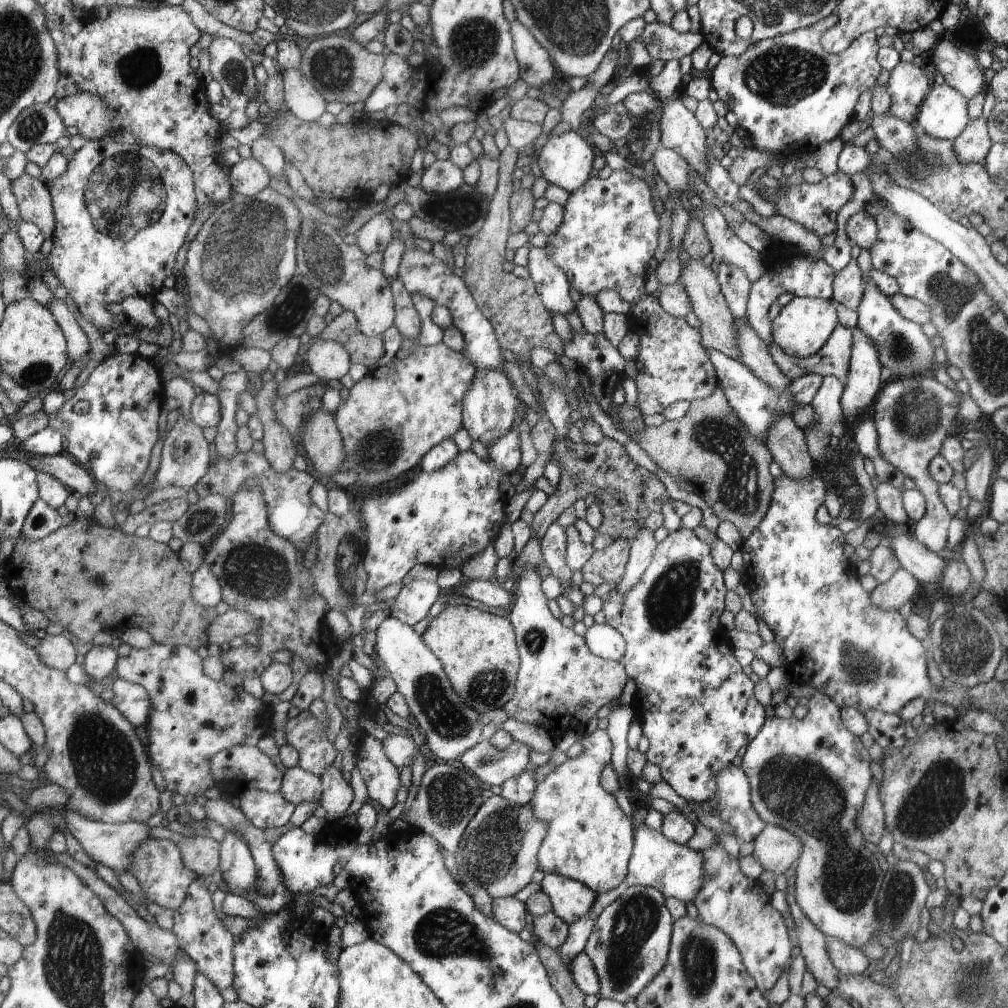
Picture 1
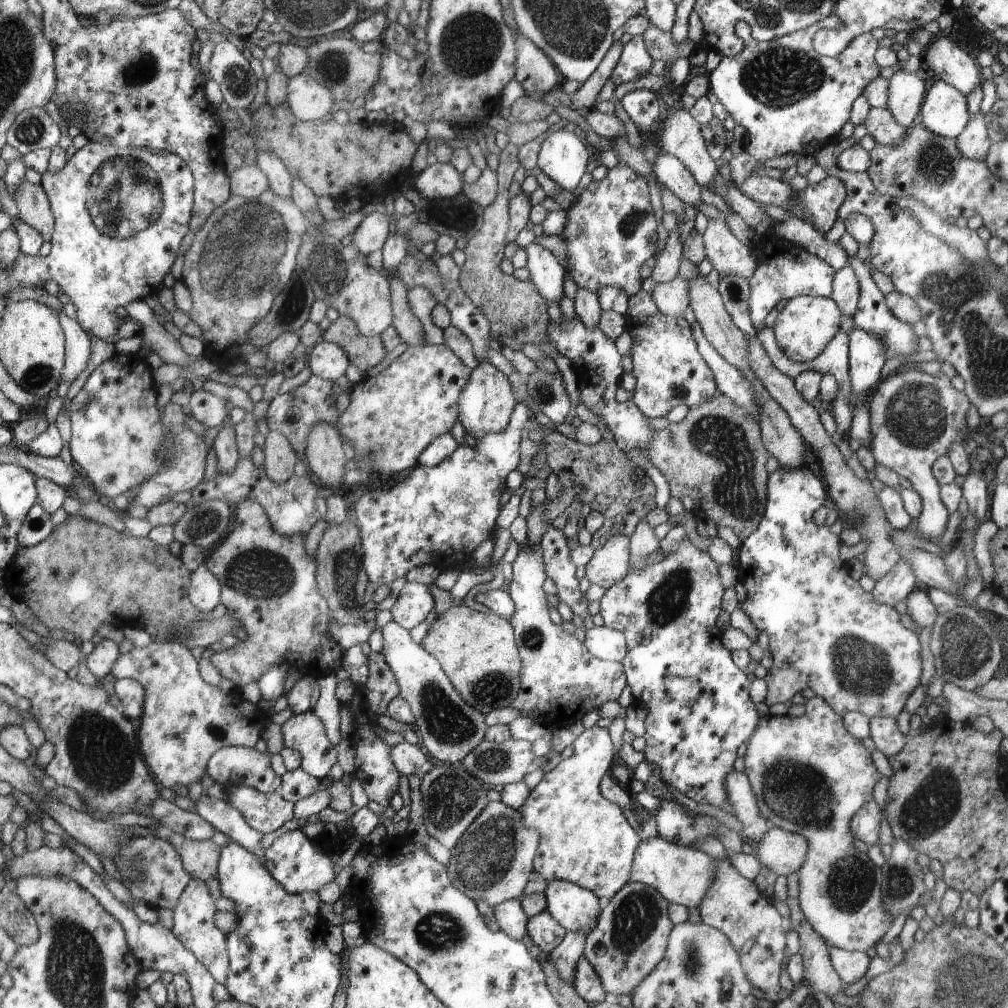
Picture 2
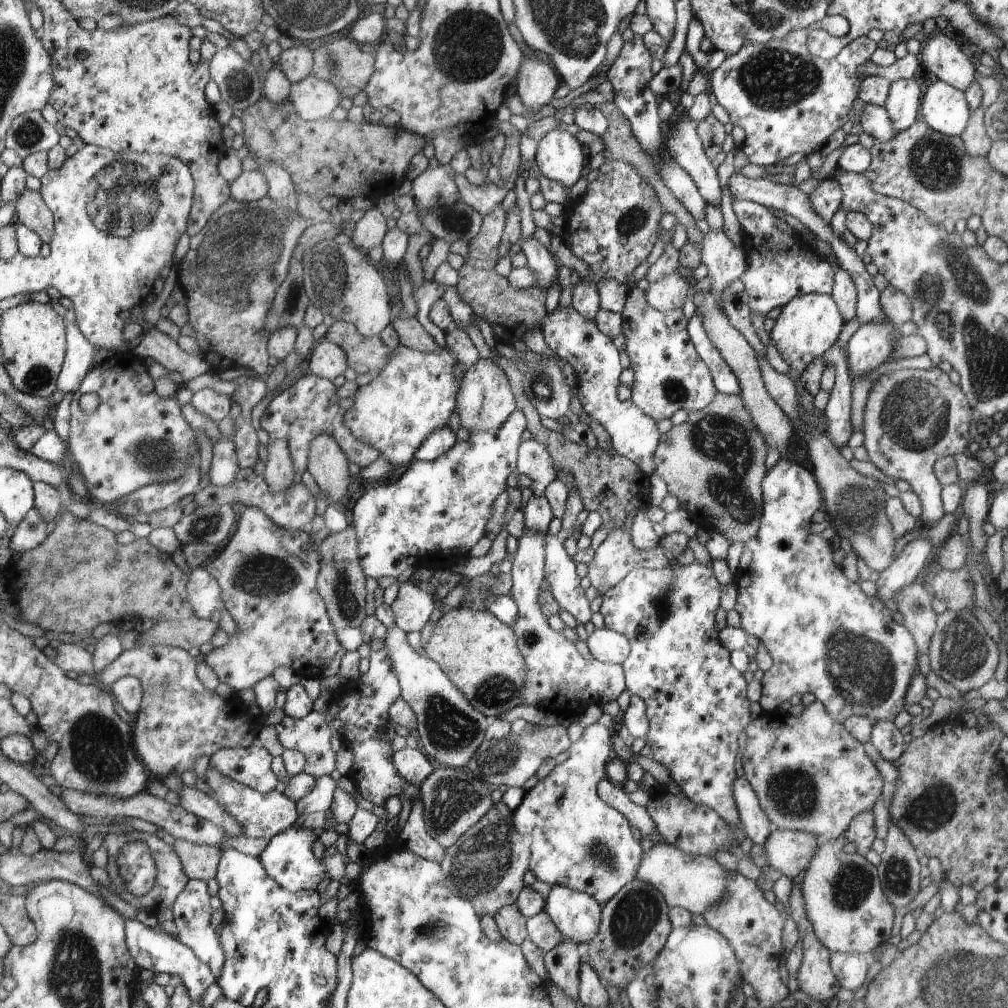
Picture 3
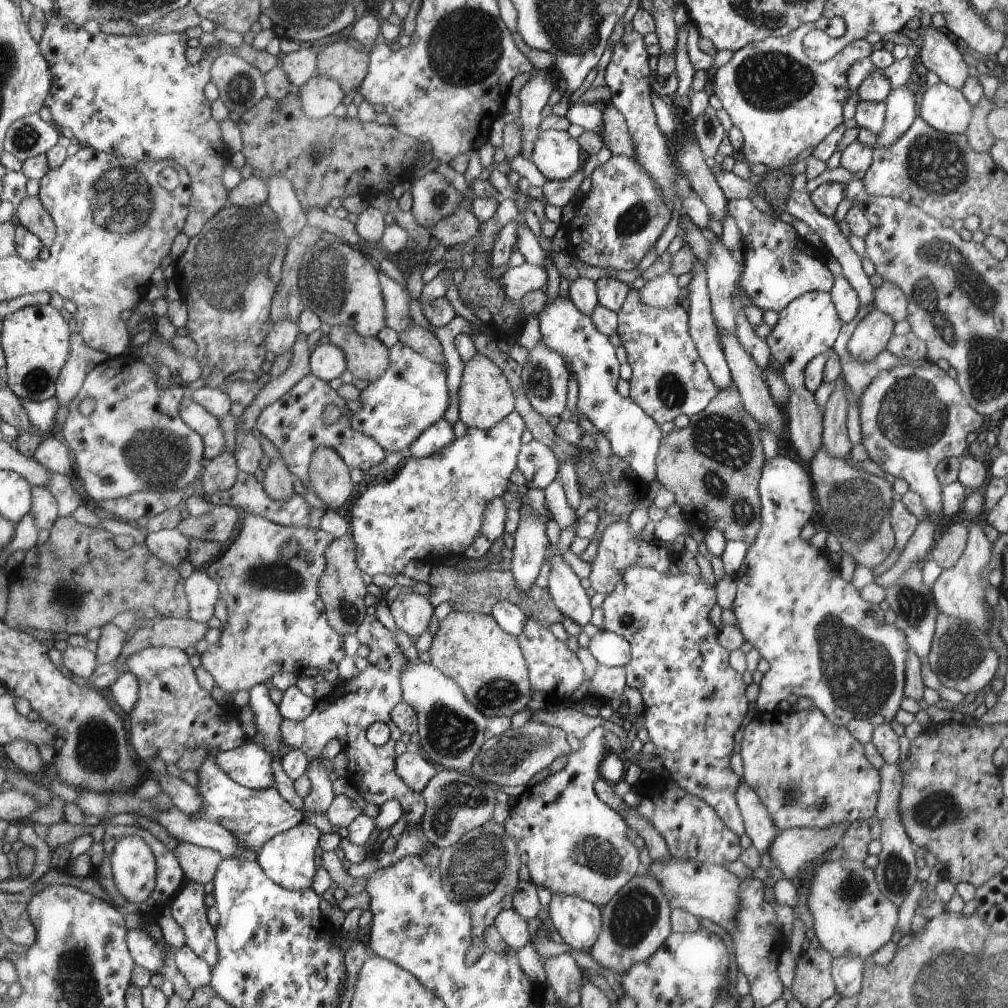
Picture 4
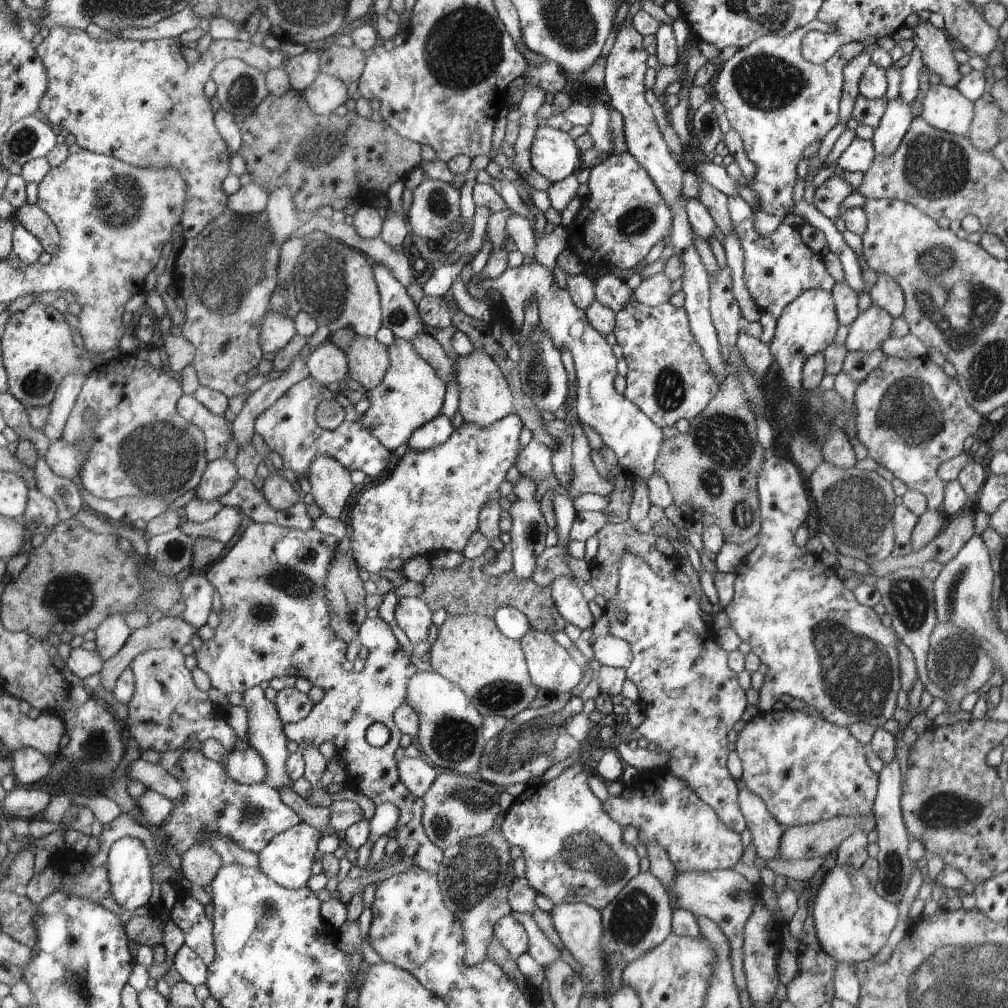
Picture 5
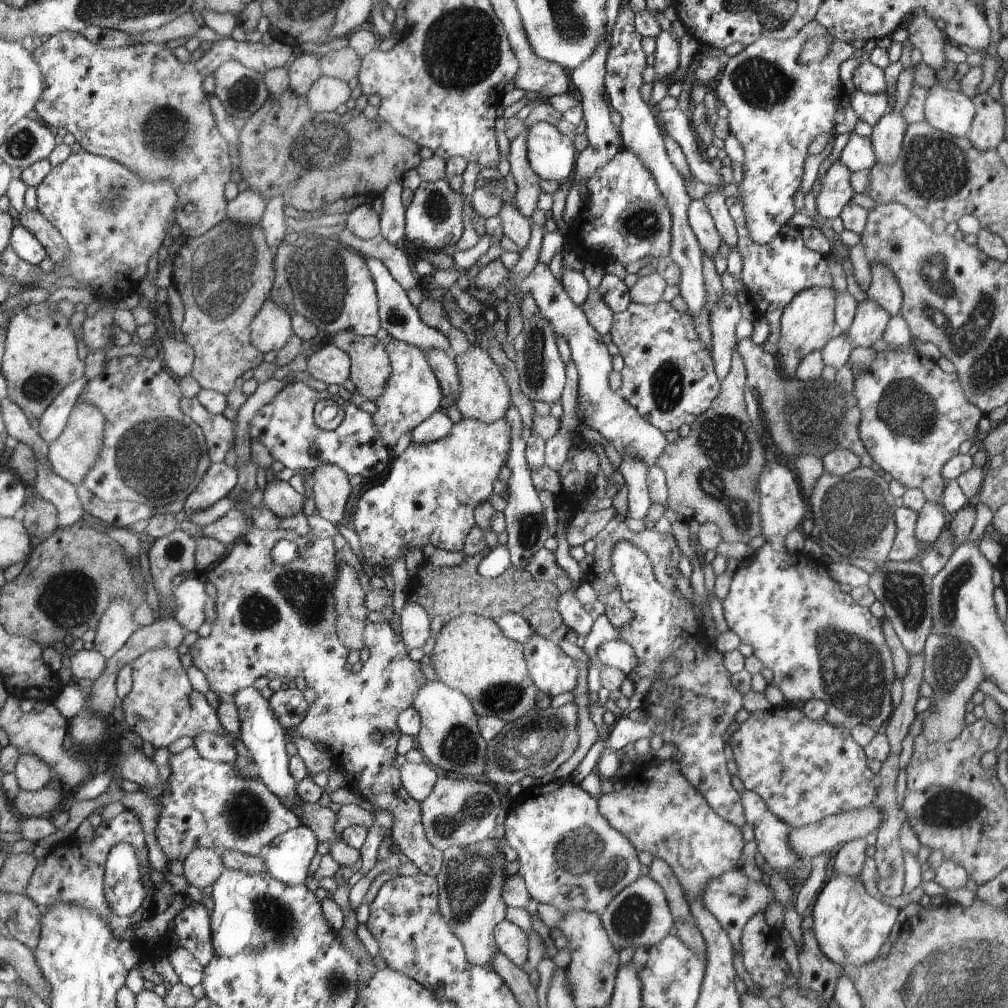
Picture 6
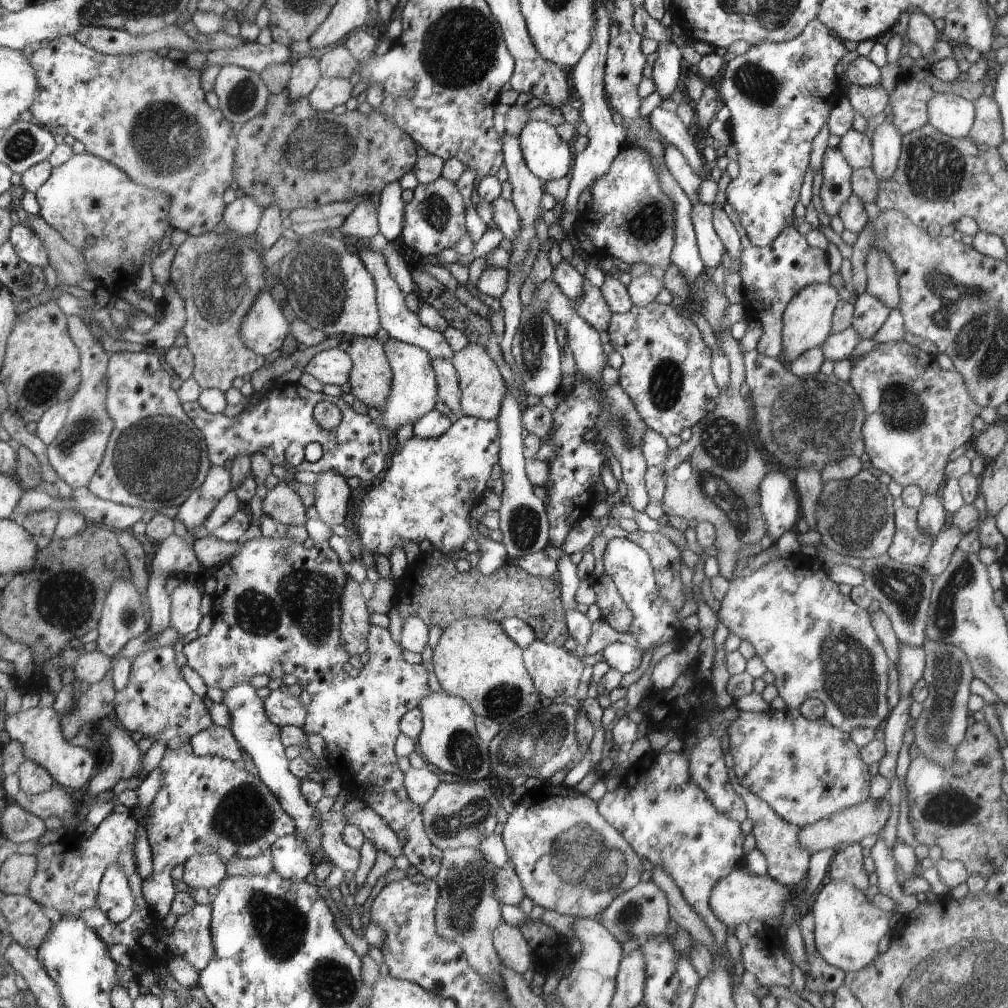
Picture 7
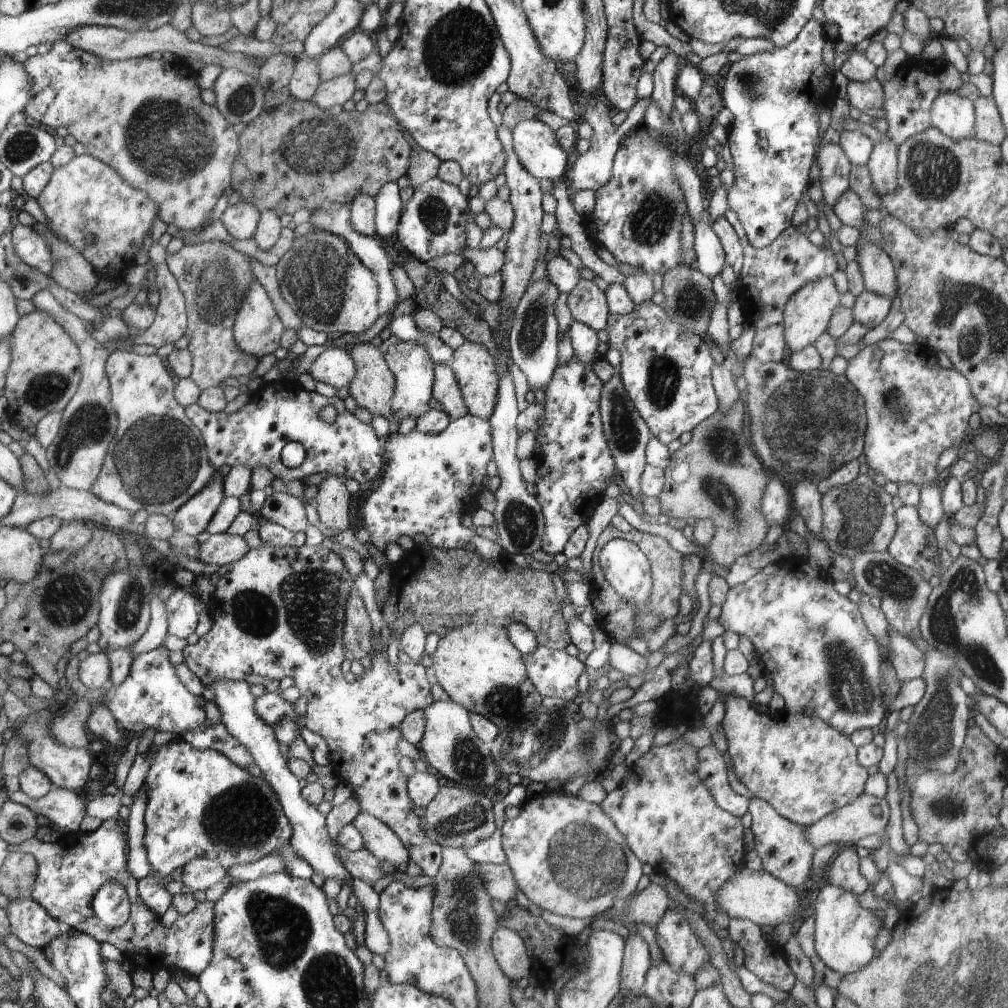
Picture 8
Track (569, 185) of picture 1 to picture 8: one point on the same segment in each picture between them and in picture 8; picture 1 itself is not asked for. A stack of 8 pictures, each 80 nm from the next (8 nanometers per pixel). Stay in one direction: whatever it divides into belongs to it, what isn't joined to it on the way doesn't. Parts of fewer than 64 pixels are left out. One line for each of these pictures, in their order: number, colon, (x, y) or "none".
2: (563, 157)
3: (560, 156)
4: (556, 154)
5: (554, 154)
6: (552, 155)
7: (548, 157)
8: (537, 147)

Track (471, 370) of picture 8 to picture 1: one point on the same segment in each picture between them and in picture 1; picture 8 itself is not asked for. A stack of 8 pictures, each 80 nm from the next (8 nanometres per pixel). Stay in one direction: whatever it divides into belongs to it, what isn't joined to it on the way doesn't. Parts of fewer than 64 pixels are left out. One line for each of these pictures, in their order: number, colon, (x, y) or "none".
1: (489, 409)
2: (488, 399)
3: (485, 399)
4: (486, 396)
5: (485, 396)
6: (485, 394)
7: (483, 389)

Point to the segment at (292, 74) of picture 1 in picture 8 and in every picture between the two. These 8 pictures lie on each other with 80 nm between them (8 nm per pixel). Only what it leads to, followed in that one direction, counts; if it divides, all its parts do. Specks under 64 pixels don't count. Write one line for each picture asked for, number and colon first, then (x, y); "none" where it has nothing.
2: (311, 101)
3: (313, 98)
4: (321, 94)
5: (326, 93)
6: (327, 93)
7: (330, 92)
8: (338, 90)

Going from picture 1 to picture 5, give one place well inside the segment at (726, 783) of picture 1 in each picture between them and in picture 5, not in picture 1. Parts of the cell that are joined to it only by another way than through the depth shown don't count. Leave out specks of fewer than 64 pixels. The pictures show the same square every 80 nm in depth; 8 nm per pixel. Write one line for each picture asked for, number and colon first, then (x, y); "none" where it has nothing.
2: (740, 794)
3: (755, 823)
4: (759, 826)
5: (766, 830)

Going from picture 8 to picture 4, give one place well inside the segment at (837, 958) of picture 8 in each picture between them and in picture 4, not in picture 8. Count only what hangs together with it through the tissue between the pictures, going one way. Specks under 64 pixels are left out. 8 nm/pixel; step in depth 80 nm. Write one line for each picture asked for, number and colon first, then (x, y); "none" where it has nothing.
4: (851, 916)
5: (852, 923)
6: (850, 926)
7: (848, 927)

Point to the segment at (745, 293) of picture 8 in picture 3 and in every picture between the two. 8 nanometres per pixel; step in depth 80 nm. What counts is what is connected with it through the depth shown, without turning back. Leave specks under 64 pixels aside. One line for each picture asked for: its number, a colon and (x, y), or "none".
3: (781, 265)
4: (779, 265)
5: (779, 267)
6: (772, 274)
7: (771, 275)

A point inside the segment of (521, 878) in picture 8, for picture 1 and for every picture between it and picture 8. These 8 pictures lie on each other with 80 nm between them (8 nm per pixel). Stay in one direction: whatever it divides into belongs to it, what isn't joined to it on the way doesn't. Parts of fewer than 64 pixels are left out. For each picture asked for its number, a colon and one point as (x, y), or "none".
1: (589, 839)
2: (585, 839)
3: (578, 841)
4: (576, 844)
5: (574, 852)
6: (570, 857)
7: (569, 858)

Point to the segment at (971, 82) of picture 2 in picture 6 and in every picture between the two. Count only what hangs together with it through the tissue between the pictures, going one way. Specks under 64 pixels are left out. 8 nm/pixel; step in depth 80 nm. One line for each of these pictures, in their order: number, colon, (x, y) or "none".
3: (939, 54)
4: (937, 52)
5: (937, 56)
6: (923, 34)

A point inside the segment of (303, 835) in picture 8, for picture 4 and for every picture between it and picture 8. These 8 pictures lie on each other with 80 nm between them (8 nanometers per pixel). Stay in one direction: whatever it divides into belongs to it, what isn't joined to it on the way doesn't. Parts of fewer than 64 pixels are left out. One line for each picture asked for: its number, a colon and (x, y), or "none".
4: (268, 720)
5: (266, 736)
6: (260, 731)
7: (257, 735)

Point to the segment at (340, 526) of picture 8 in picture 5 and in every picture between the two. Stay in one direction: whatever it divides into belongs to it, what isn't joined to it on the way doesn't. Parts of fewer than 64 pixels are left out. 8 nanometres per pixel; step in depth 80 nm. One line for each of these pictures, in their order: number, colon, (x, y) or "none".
5: (329, 479)
6: (331, 487)
7: (332, 493)

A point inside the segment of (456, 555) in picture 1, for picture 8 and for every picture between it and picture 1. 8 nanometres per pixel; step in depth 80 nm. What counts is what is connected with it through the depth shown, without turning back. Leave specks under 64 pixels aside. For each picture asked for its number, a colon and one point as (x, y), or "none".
2: (439, 515)
3: (431, 517)
4: (433, 508)
5: (431, 502)
6: (429, 495)
7: (427, 493)
8: (427, 478)

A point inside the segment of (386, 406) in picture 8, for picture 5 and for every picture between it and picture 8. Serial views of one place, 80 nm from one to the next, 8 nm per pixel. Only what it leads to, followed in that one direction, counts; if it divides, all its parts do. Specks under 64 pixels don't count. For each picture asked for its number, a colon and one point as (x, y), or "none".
5: (368, 358)
6: (370, 363)
7: (370, 380)

